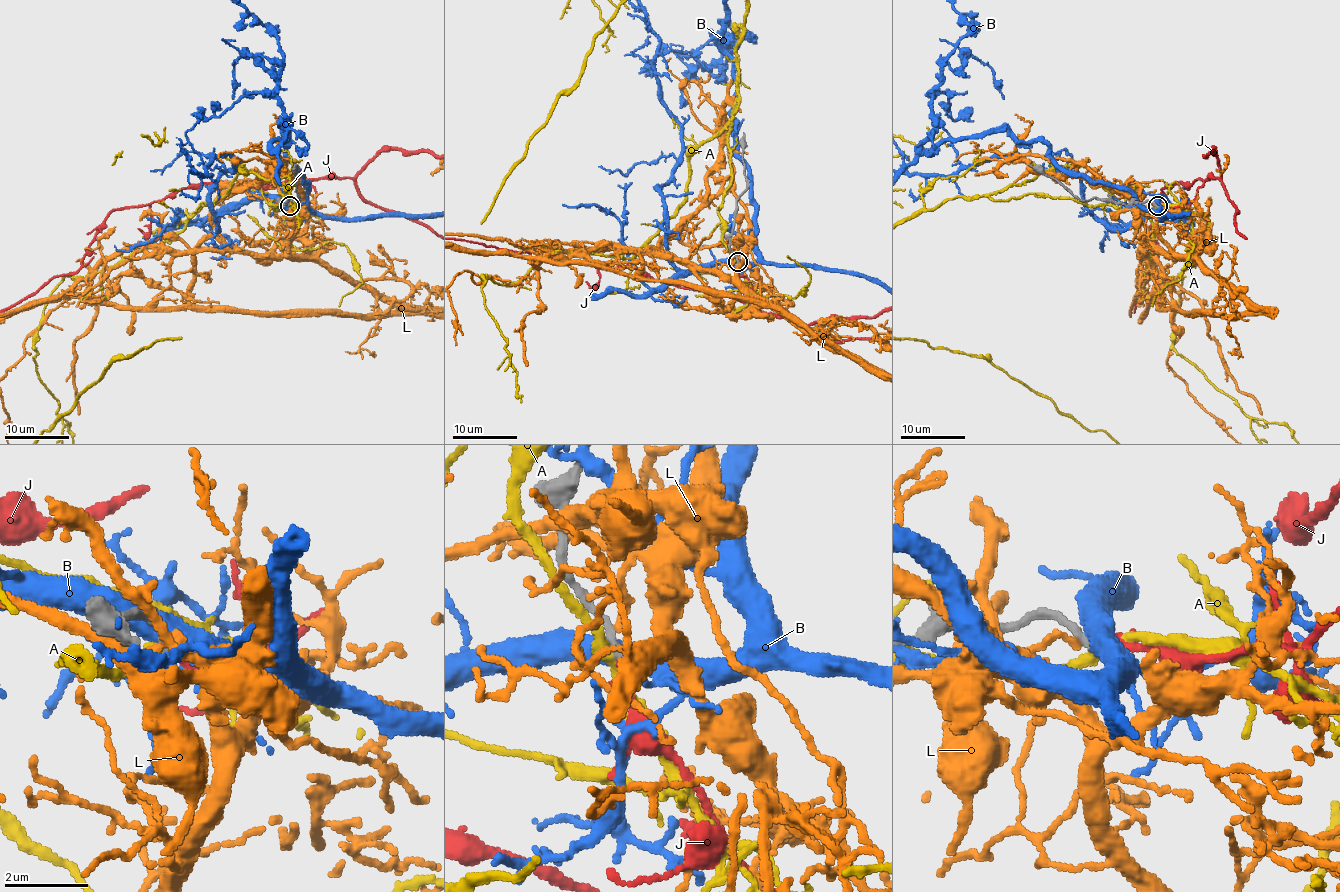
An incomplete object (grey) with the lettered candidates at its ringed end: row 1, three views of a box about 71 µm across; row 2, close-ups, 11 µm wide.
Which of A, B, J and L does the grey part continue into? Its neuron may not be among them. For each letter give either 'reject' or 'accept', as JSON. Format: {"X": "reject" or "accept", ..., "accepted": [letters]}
{"A": "reject", "B": "reject", "J": "accept", "L": "reject", "accepted": ["J"]}

